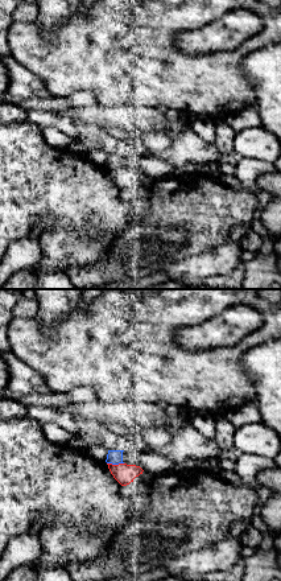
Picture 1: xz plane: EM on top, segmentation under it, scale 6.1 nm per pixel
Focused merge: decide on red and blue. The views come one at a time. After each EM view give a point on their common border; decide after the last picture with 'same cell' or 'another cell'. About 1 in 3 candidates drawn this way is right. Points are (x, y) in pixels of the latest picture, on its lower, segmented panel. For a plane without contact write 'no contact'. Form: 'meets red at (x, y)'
meets red at (115, 465)

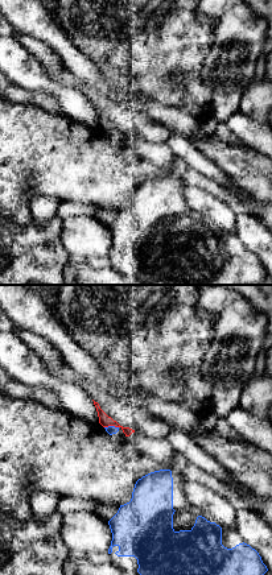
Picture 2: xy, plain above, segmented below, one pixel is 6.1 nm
meets red at (111, 425)

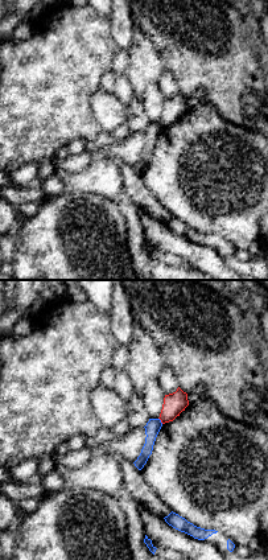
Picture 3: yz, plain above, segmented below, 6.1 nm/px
meets red at (160, 419)

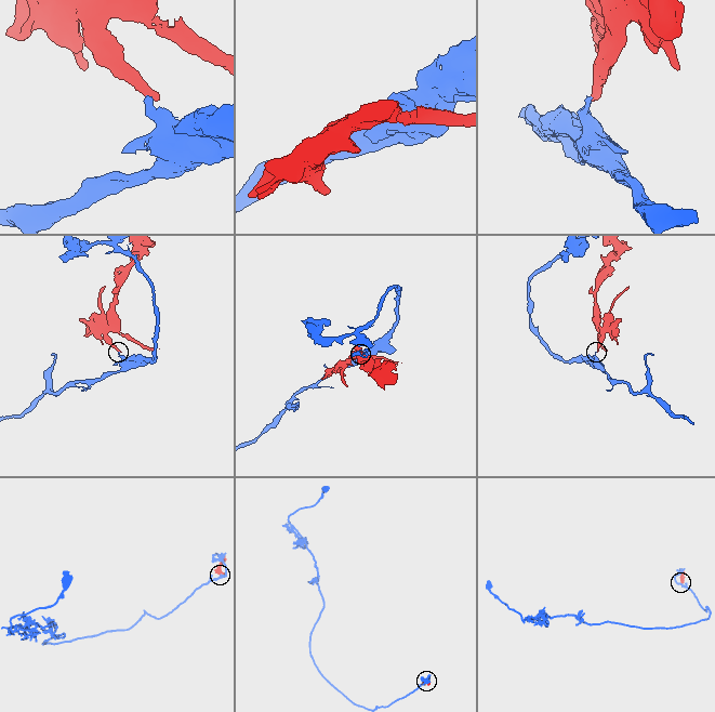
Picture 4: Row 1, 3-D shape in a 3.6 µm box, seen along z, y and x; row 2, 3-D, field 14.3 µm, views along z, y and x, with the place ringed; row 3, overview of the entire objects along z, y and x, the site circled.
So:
another cell

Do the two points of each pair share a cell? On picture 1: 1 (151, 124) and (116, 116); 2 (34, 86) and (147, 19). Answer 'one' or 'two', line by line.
1: one
2: two

